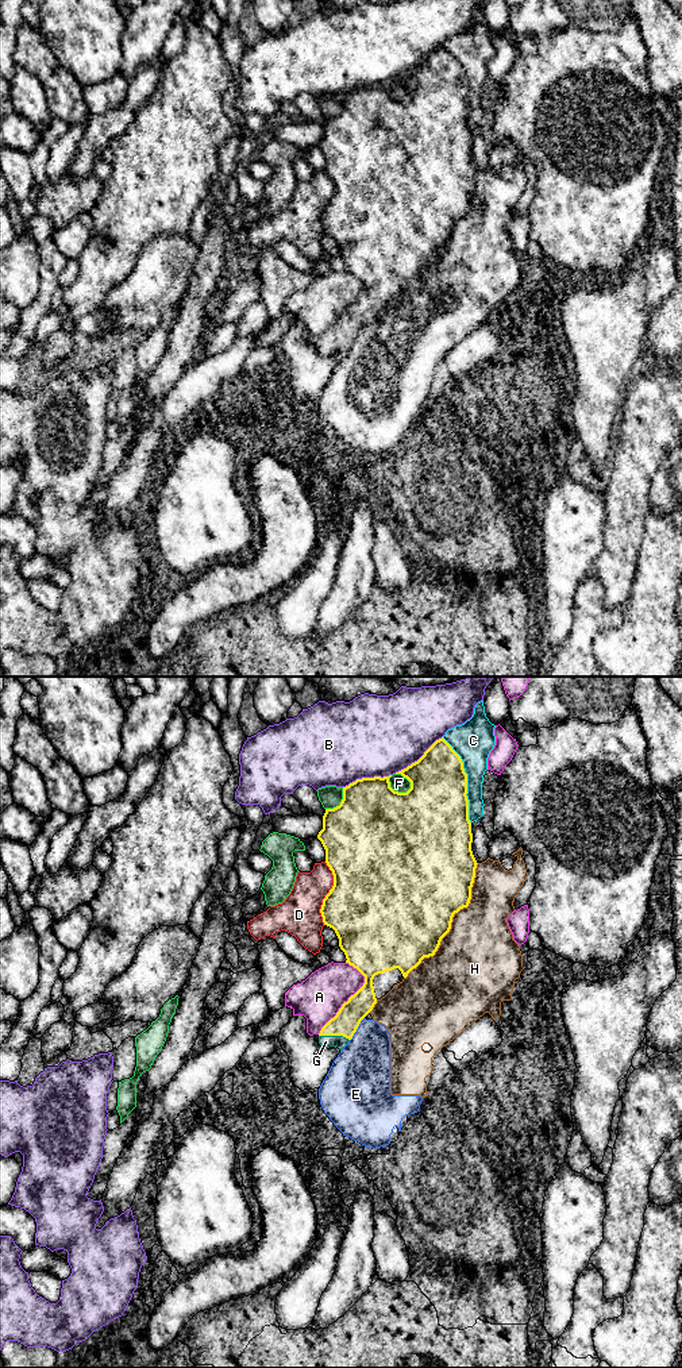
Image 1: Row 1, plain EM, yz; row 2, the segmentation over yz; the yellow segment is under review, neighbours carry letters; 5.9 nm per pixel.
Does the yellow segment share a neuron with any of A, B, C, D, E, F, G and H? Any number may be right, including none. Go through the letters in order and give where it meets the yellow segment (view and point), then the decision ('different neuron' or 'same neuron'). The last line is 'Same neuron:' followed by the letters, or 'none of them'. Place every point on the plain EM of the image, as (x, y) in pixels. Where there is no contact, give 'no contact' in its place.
A: contact yz (350, 305); different neuron
B: contact yz (419, 68); different neuron
C: contact yz (466, 89); different neuron
D: contact yz (328, 201); different neuron
E: contact yz (357, 336); different neuron
F: contact yz (397, 100); different neuron
G: contact yz (334, 343); same neuron
H: contact yz (451, 230); different neuron
Same neuron: G

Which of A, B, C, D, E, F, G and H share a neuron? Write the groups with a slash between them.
A / B / C / D / E H / F / G

